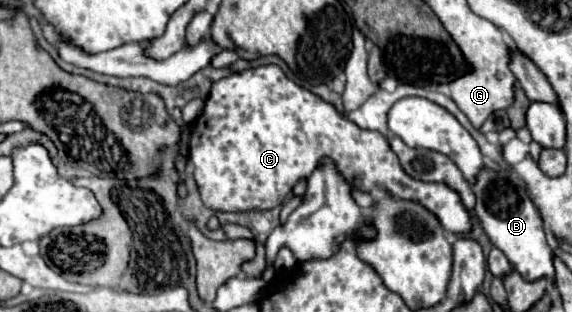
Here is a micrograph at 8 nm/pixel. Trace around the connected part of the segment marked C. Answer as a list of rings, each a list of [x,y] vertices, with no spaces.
[[[275,64],[249,68],[215,82],[203,114],[195,122],[191,122],[189,160],[195,166],[193,176],[197,180],[203,204],[211,210],[245,212],[253,208],[269,210],[273,206],[279,206],[285,200],[285,196],[293,190],[297,180],[311,176],[311,170],[315,170],[323,154],[331,154],[331,158],[339,162],[339,170],[343,170],[343,174],[351,178],[351,184],[355,184],[357,174],[363,174],[361,190],[369,192],[373,186],[377,186],[399,198],[415,198],[417,202],[423,202],[423,206],[427,206],[427,210],[431,210],[443,222],[447,232],[469,234],[473,230],[471,214],[461,202],[457,190],[441,182],[435,184],[411,178],[401,168],[399,158],[391,150],[387,138],[383,140],[383,134],[355,126],[351,120],[337,114],[331,104],[323,102],[319,96],[291,82],[285,76],[285,72]]]

